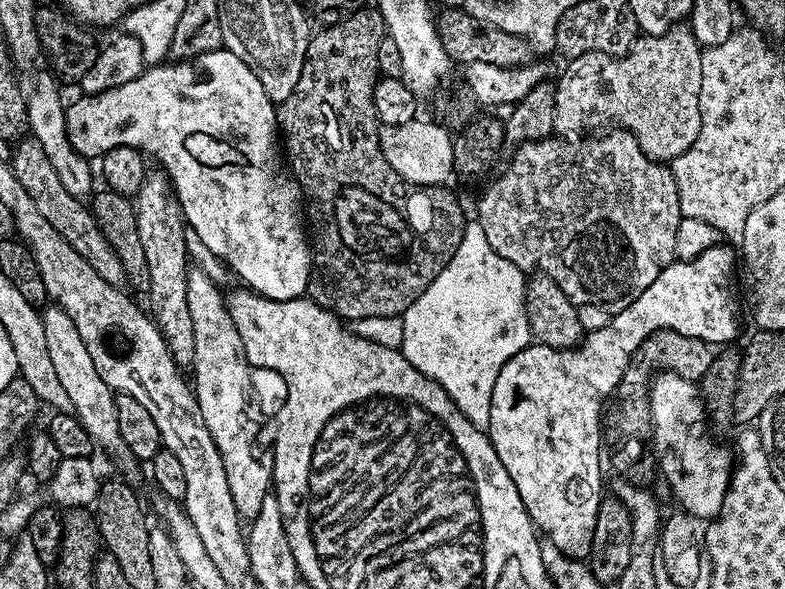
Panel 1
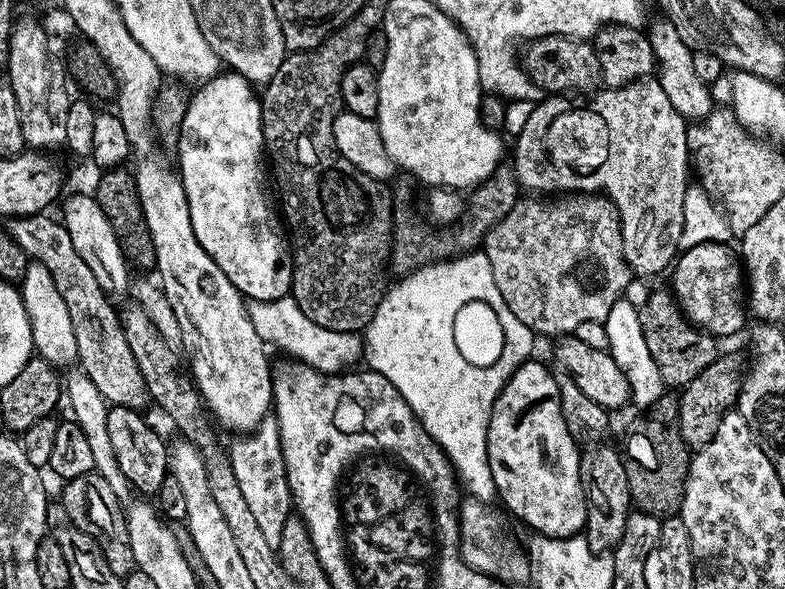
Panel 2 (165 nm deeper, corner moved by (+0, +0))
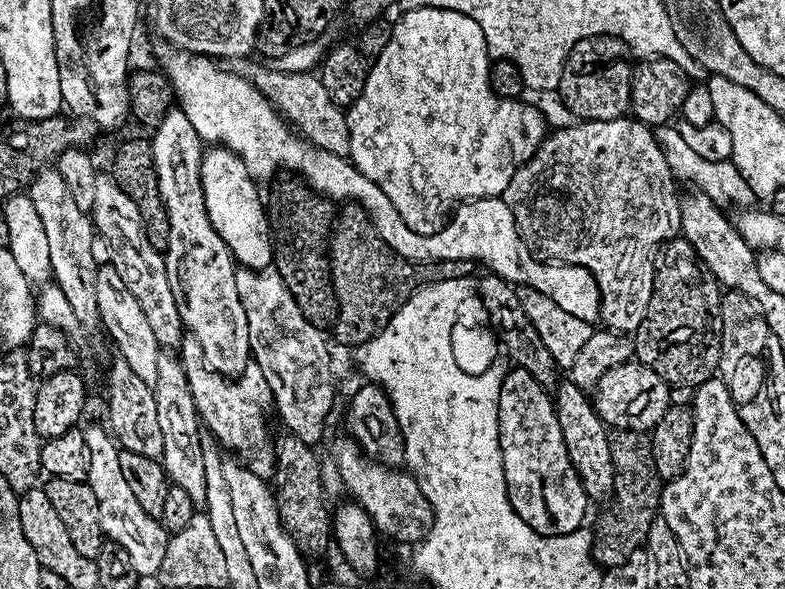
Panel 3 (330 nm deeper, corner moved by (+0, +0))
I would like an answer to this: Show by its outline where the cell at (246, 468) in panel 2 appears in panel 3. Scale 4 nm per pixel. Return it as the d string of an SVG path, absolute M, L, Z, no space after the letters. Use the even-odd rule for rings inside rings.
M186 336L181 340L178 354L201 423L223 447L232 446L238 454L237 459L252 473L267 480L271 479L275 475L276 456L273 443L270 444L261 404L264 400L267 401L271 392L256 361L250 360L233 382L207 366L202 346L197 339Z

